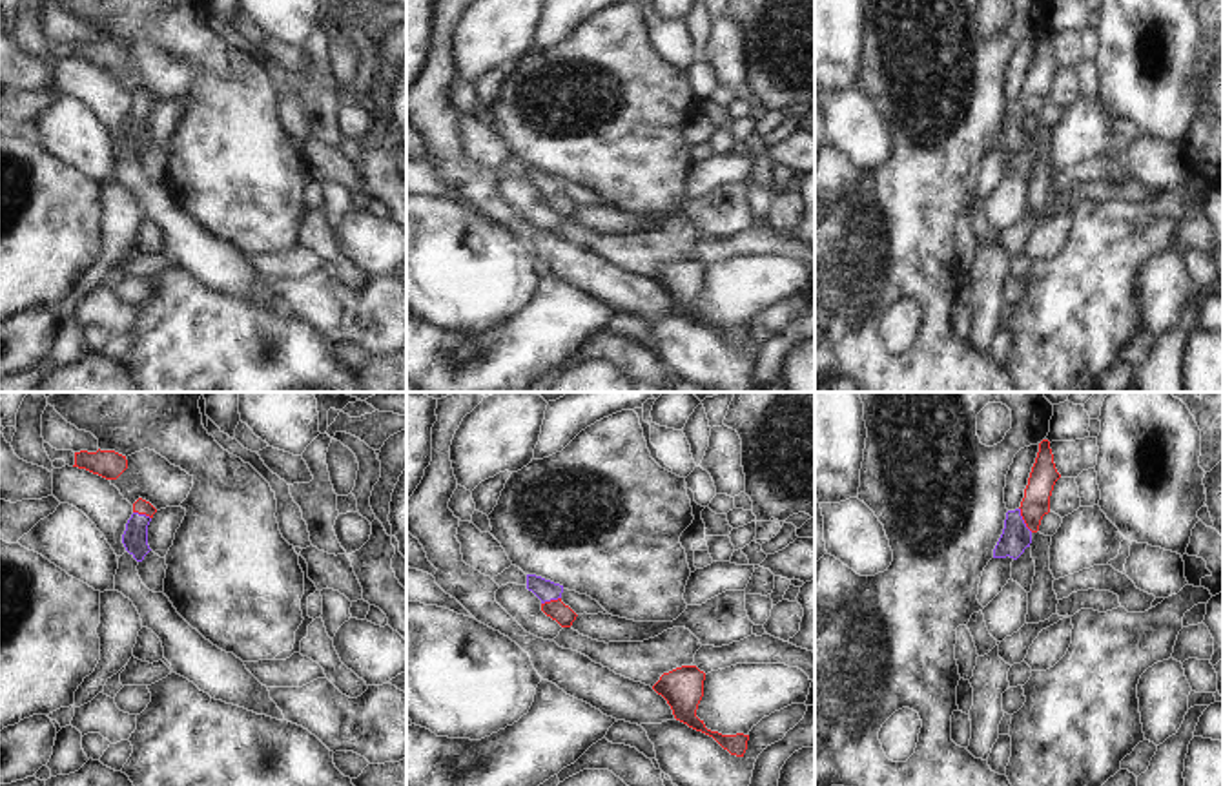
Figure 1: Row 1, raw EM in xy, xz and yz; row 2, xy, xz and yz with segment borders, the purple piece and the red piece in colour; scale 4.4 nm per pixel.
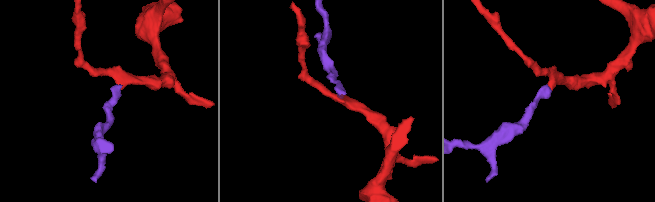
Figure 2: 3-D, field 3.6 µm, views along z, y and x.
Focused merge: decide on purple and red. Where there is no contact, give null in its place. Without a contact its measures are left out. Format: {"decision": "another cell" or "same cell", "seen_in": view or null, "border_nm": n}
{"decision": "same cell", "seen_in": "yz", "border_nm": 130}

